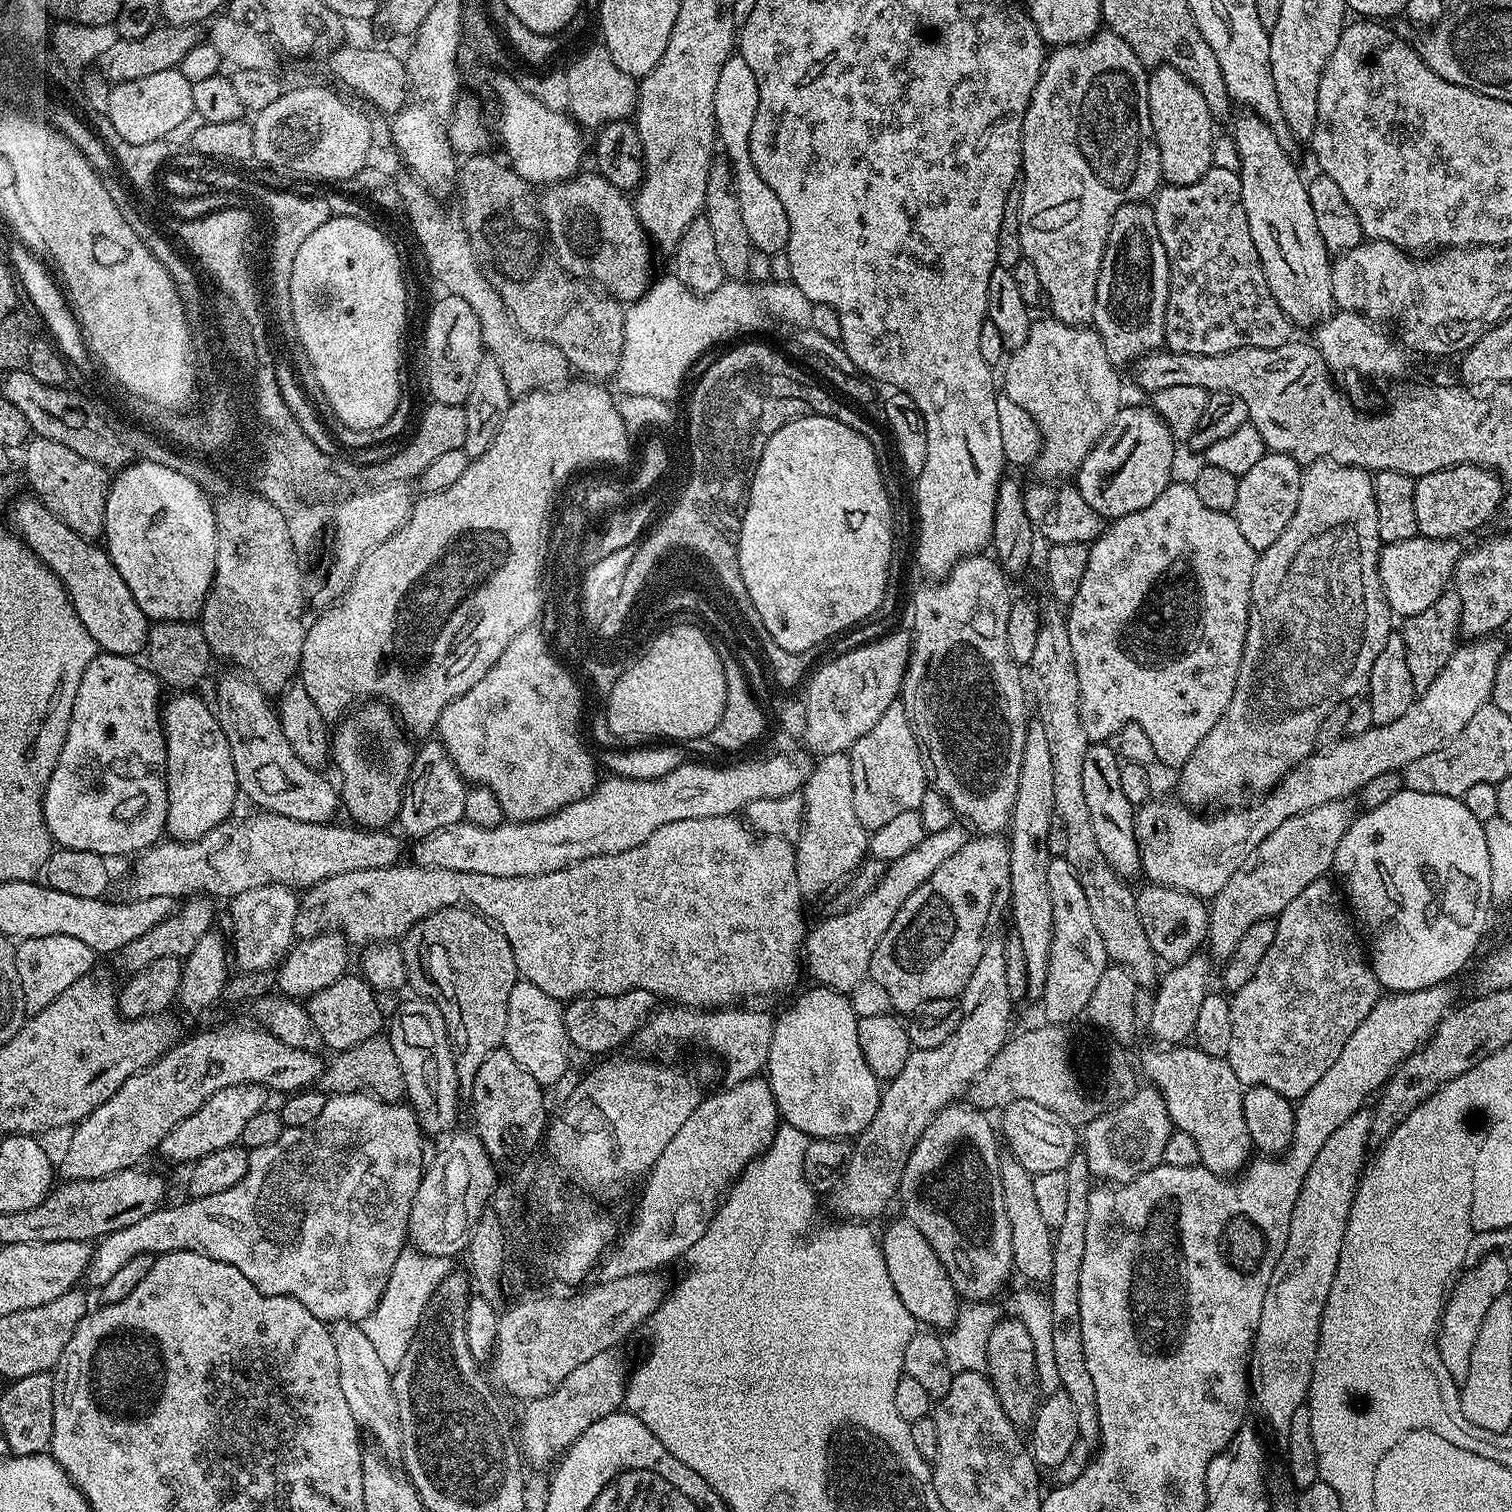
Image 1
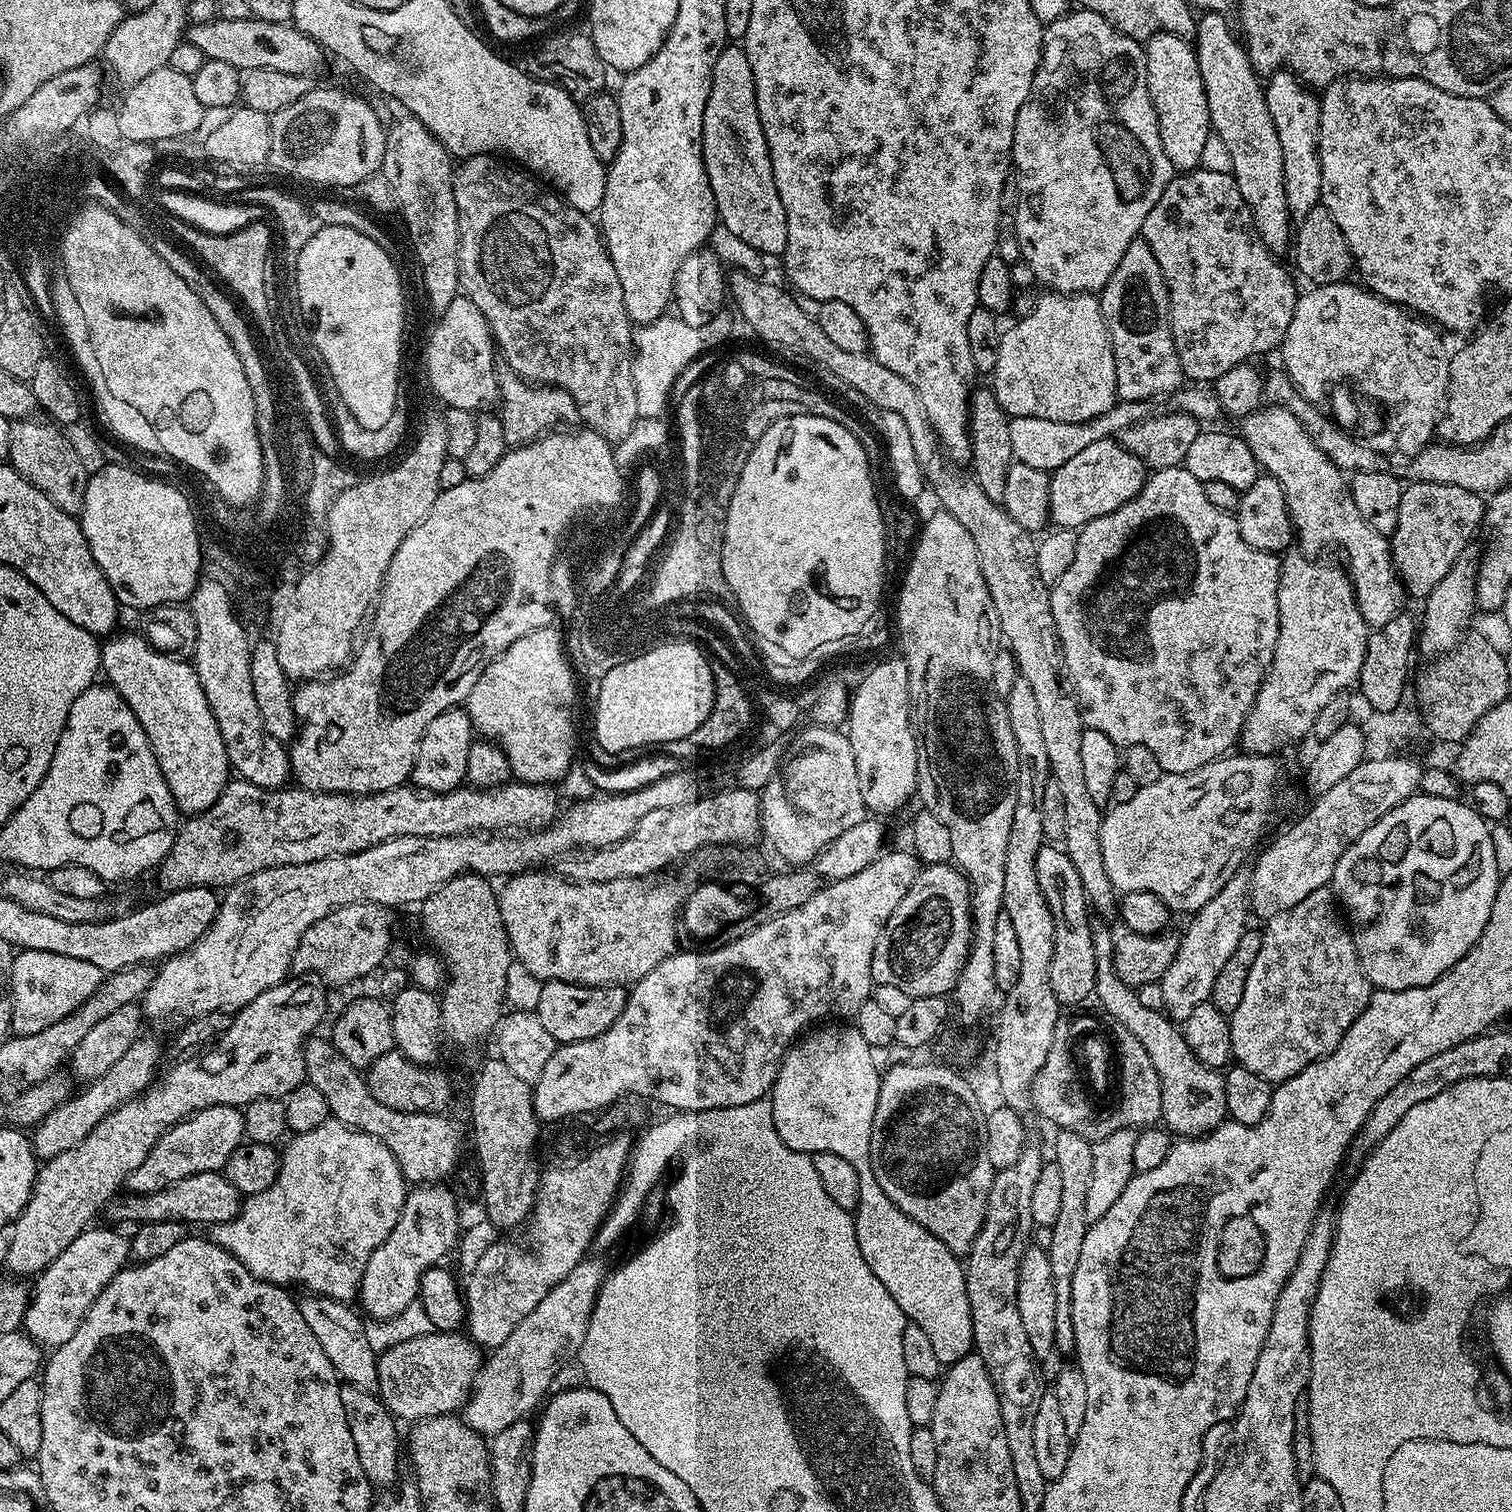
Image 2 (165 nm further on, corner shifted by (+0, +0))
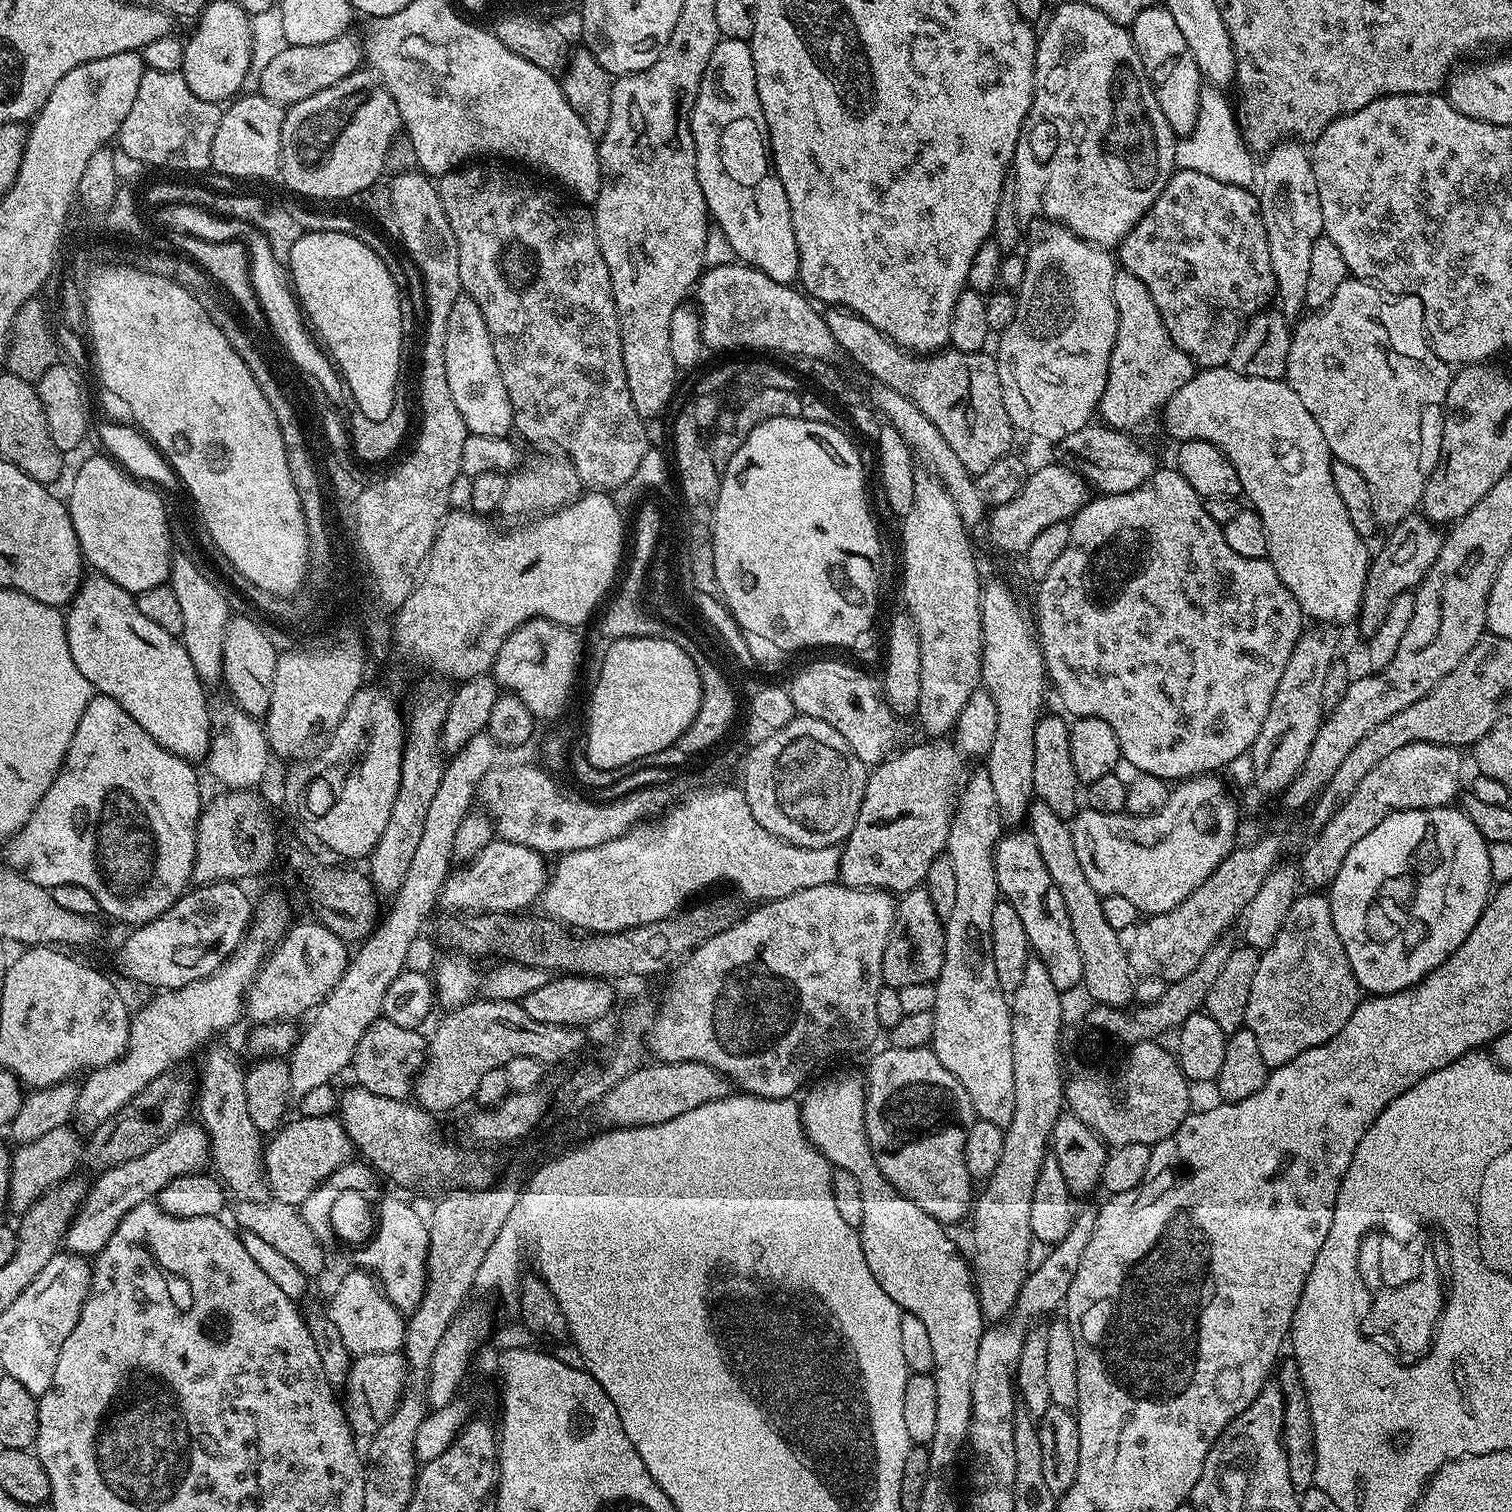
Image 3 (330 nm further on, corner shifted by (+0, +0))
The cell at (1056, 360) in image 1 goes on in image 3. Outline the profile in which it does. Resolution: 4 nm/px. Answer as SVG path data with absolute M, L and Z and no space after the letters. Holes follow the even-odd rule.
M1053 227L1053 232L1045 234L1041 240L1032 244L1032 249L1026 252L1026 275L1022 278L1022 286L1016 297L1016 317L1014 322L1004 332L999 333L1000 345L994 349L996 365L998 366L998 382L1002 386L1002 402L1006 406L1006 414L1010 414L1010 422L1017 433L1029 432L1040 440L1056 440L1063 442L1070 434L1082 430L1097 415L1100 399L1106 390L1108 377L1108 359L1118 334L1118 310L1114 306L1114 278L1118 271L1117 261L1113 253L1106 248L1097 248L1088 240L1078 238L1063 227Z

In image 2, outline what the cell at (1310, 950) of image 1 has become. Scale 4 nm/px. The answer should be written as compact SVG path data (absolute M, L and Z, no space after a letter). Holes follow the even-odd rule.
M1331 887L1306 894L1298 906L1267 917L1265 924L1268 925L1262 928L1262 950L1258 950L1258 958L1254 958L1254 966L1250 966L1242 1002L1238 1002L1238 1010L1230 1013L1228 1025L1235 1063L1254 1070L1254 1074L1275 1086L1294 1078L1306 1065L1334 1051L1346 1030L1350 1030L1354 1018L1362 1014L1374 989L1362 970L1351 931L1342 919Z

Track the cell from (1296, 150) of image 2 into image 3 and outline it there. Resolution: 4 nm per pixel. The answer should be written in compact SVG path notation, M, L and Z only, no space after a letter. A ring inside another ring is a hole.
M1295 139L1277 142L1265 160L1268 161L1264 168L1262 164L1258 199L1260 216L1264 219L1270 246L1270 266L1276 279L1276 296L1285 317L1299 317L1306 308L1304 299L1306 278L1310 278L1310 250L1314 250L1314 242L1324 231L1322 202L1318 202L1318 182L1314 182L1309 149Z

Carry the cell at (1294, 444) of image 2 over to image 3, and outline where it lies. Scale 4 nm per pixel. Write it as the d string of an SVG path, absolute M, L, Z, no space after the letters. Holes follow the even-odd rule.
M1227 366L1206 368L1193 374L1190 382L1186 382L1186 386L1182 386L1182 390L1178 390L1164 403L1163 415L1164 428L1176 439L1176 442L1186 440L1210 442L1214 446L1218 446L1218 450L1222 450L1222 454L1226 454L1226 458L1234 466L1234 470L1238 470L1238 482L1243 495L1245 497L1248 495L1248 500L1252 503L1249 505L1260 515L1262 526L1266 530L1266 546L1268 547L1266 559L1272 563L1274 570L1278 570L1278 578L1282 578L1286 590L1290 590L1290 594L1294 594L1294 602L1298 602L1298 606L1304 611L1305 617L1312 619L1313 616L1316 620L1325 620L1328 623L1325 625L1328 626L1348 624L1351 620L1353 623L1360 615L1360 603L1368 577L1370 552L1368 556L1368 548L1364 545L1367 544L1365 537L1360 536L1358 530L1354 530L1354 522L1350 522L1350 514L1346 514L1346 505L1342 503L1338 490L1334 490L1334 474L1332 473L1334 457L1332 451L1326 446L1326 437L1322 435L1322 429L1319 428L1318 422L1314 422L1314 414L1310 414L1310 410L1306 410L1302 398L1298 398L1298 394L1294 394L1292 387L1284 380L1243 376Z

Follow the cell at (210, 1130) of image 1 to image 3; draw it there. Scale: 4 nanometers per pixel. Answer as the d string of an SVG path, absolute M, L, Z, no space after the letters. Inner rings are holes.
M185 1122L177 1126L171 1134L146 1154L130 1158L113 1168L108 1168L95 1177L93 1184L87 1189L83 1204L76 1210L76 1217L64 1235L63 1247L67 1251L85 1258L95 1257L103 1250L106 1242L114 1238L114 1230L134 1210L134 1206L147 1204L153 1198L159 1197L161 1190L179 1176L188 1176L192 1172L204 1172L210 1160L208 1147L208 1132L199 1122Z

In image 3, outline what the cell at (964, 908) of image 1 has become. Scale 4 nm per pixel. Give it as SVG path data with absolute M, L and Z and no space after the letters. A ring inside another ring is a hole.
M912 888L899 897L882 958L882 980L887 987L900 989L918 982L930 984L940 977L944 965L944 925L945 921L934 910L934 902L930 902L927 888Z

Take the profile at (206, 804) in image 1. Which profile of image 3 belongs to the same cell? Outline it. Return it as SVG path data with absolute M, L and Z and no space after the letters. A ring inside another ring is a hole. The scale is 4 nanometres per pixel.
M89 575L67 609L66 623L74 666L82 670L82 678L86 678L99 695L114 698L114 702L118 702L118 706L122 706L122 710L126 710L126 714L130 714L130 718L134 718L134 722L138 722L138 726L142 726L142 730L170 754L189 762L203 761L207 757L212 744L214 716L208 713L208 700L204 697L206 685L194 670L194 662L190 662L190 654L186 654L183 643L166 634L162 626L150 622L150 618L145 618L142 610L138 610L133 593L110 578Z

